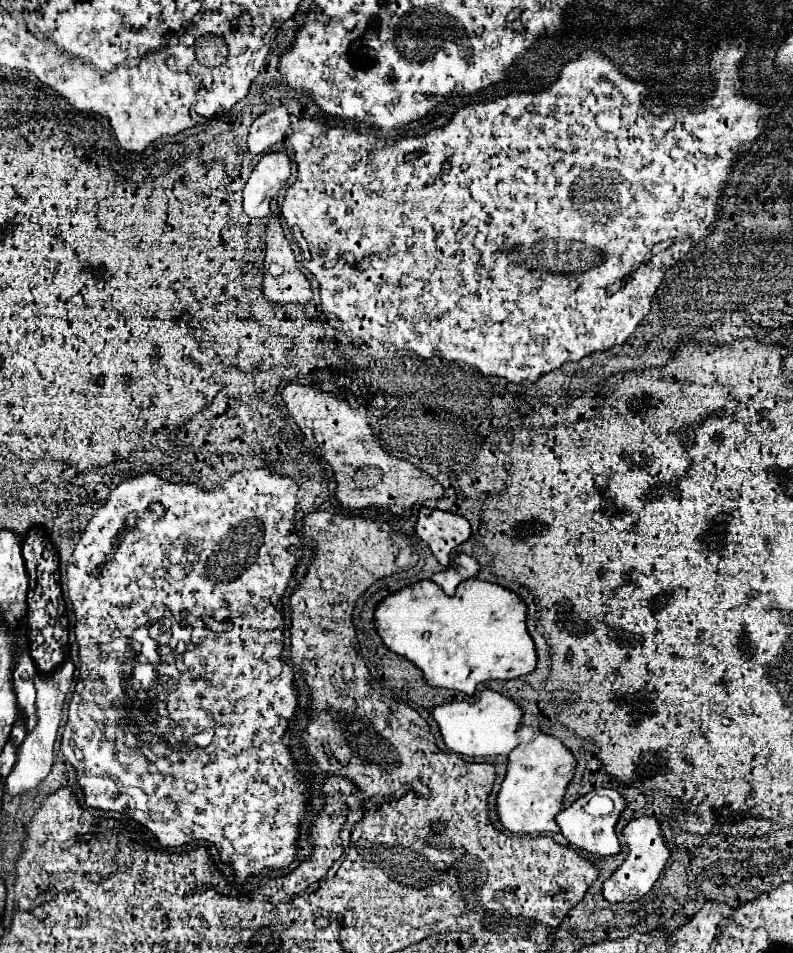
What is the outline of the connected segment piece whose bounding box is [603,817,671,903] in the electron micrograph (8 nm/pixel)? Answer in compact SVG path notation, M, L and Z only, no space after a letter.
M639 817L633 819L625 831L623 831L623 839L629 847L629 857L623 861L623 865L611 875L609 881L605 881L603 885L603 897L609 903L621 903L621 901L637 901L639 897L647 895L651 891L651 887L655 885L655 881L659 879L661 871L665 869L667 861L671 859L671 851L663 839L661 833L661 823L655 817Z

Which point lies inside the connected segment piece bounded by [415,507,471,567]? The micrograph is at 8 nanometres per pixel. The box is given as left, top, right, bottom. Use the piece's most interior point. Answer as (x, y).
(442, 531)

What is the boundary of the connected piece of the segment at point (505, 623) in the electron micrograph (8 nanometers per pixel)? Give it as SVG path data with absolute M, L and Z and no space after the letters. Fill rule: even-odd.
M467 579L461 581L455 595L449 597L441 591L437 583L419 581L389 595L383 603L379 603L379 607L375 609L375 627L383 643L393 653L407 657L423 671L429 685L457 689L467 695L473 695L475 687L483 681L515 679L535 669L537 655L533 639L525 627L525 617L527 617L527 605L523 603L523 599L501 585L481 579Z

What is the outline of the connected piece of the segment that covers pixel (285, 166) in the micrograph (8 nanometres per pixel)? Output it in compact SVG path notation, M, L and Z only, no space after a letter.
M283 151L265 153L243 189L243 209L249 217L269 217L269 203L291 177L291 161Z

